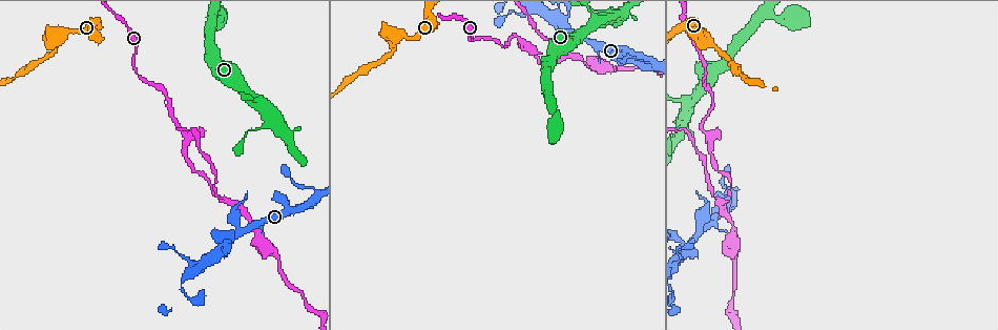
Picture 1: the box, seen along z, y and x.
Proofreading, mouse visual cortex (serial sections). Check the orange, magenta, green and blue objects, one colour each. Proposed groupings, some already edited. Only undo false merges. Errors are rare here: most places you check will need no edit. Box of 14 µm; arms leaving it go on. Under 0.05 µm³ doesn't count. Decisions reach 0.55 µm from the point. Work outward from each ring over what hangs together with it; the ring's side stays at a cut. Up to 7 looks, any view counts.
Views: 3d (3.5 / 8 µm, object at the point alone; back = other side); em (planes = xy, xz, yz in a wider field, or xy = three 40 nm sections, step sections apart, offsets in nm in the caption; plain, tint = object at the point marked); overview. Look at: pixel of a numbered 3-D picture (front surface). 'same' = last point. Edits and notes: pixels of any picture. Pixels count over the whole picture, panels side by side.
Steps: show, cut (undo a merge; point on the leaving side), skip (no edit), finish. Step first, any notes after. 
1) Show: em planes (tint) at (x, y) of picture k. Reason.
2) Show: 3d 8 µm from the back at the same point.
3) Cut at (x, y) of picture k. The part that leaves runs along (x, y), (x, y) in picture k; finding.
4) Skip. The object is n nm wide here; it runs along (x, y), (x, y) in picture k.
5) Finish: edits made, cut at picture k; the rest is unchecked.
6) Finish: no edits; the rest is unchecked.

Show: 3d 8 µm from the back at (523, 44) of picture 1. Arms part here.

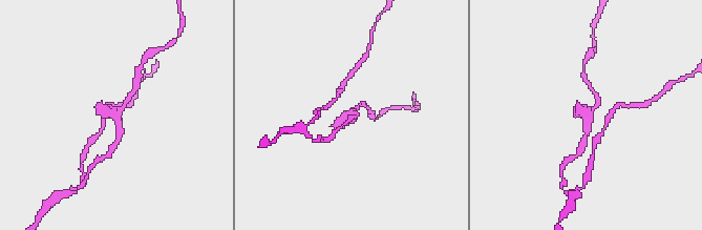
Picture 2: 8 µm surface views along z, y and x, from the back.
Show: 3d 3.5 µm at (589, 114) of picture 2.

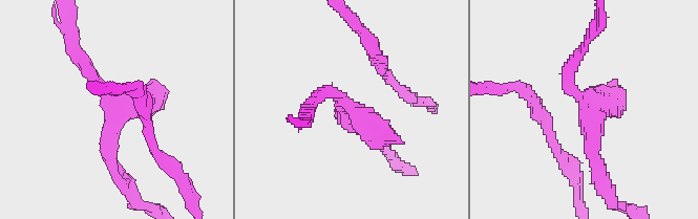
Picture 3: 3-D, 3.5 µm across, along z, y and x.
Show: em xy step 1 (tint) at (585, 109) of picture 3.

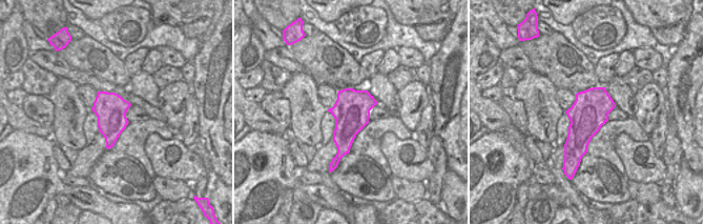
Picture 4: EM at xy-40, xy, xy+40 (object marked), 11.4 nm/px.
Skip. It runs along (79, 55), (118, 107), (114, 171) in picture 3; continuous, no second cell.

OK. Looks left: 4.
Show: 3d 8 µm at (722, 202) of picture 1. Two arms in line, one across.

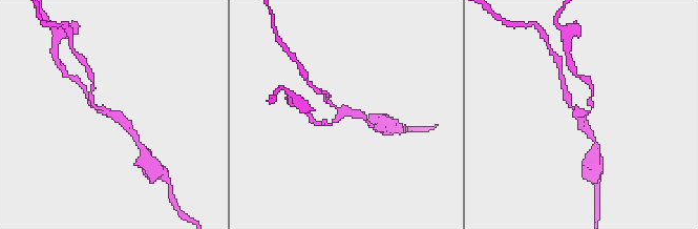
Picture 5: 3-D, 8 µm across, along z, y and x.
Show: em xy step 5 (tint) at (580, 115) of picture 5.

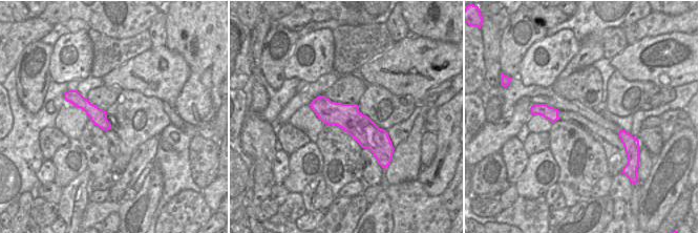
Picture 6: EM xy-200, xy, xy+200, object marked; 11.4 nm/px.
Skip. The arms are 150, 150, 200 nm wide; it runs along (313, 105), (385, 141) in picture 6; one cell here.

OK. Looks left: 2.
Finish: no edits; the rest is unchecked.

